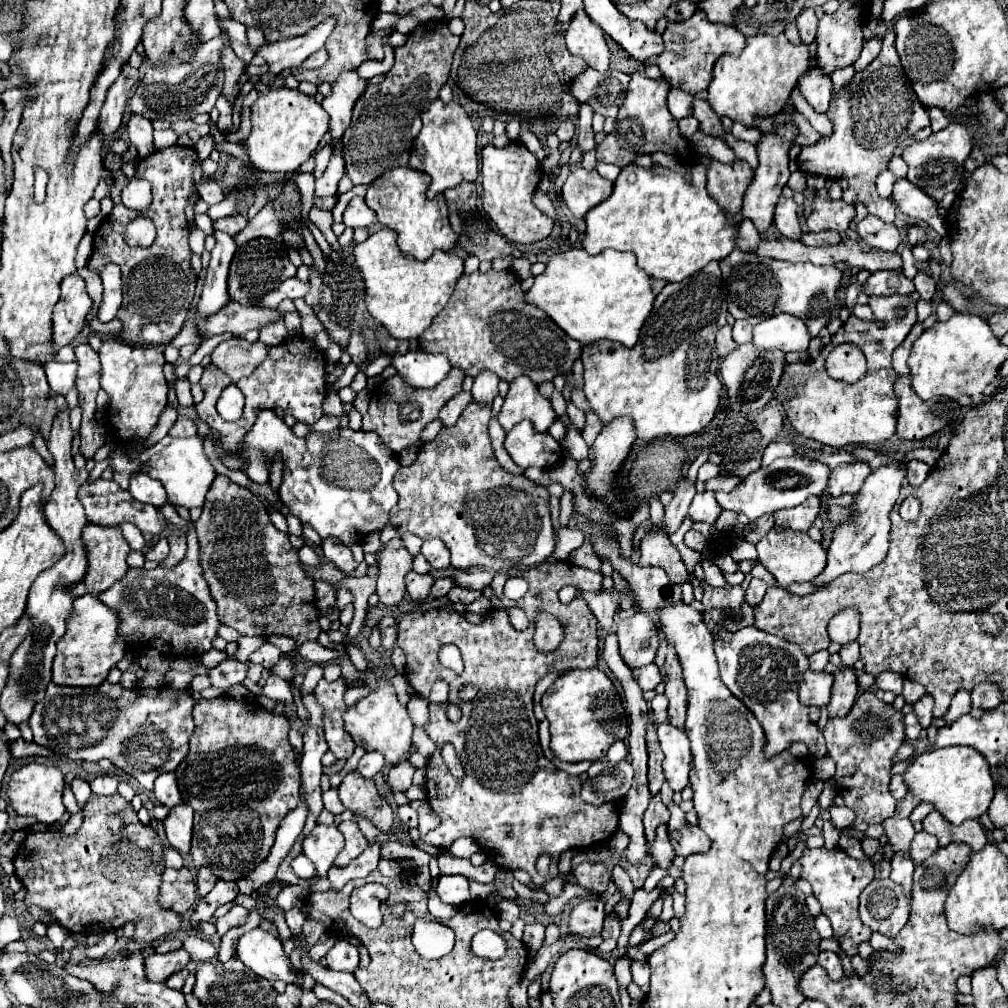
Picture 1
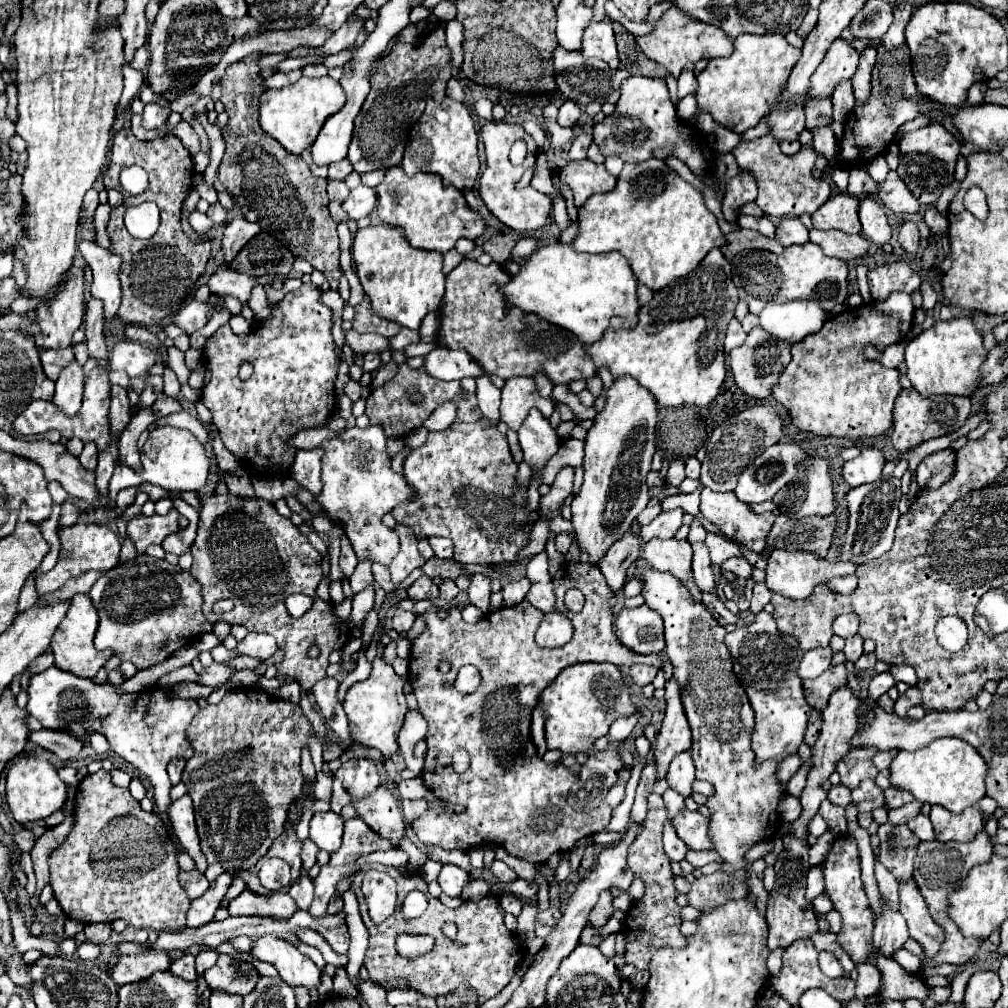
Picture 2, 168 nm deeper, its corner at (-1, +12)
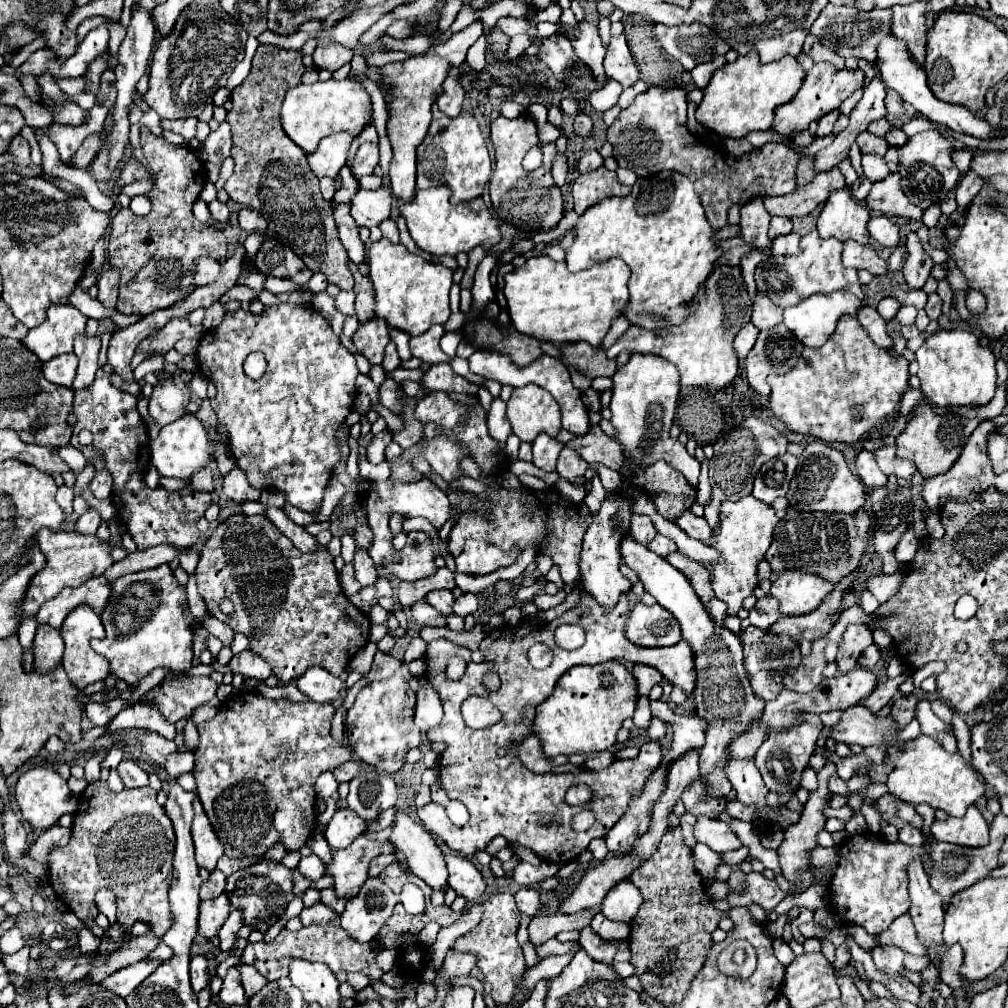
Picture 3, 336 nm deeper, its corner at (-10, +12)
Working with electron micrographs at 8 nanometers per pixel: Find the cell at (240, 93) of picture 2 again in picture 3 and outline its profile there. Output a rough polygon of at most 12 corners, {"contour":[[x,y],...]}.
{"contour":[[257,47],[227,113],[233,201],[349,291],[333,207],[279,123],[299,51]]}

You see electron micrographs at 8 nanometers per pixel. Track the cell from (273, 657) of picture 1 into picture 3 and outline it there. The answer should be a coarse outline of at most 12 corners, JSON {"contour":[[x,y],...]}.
{"contour":[[251,649],[237,653],[235,673],[267,679],[273,669]]}

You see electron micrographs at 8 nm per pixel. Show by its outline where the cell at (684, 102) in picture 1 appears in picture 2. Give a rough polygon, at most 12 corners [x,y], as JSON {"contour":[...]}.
{"contour":[[688,63],[678,77],[678,99],[698,87],[694,63]]}

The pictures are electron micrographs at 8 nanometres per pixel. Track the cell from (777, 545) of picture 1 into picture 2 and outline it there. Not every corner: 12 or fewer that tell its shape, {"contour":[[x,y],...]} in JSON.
{"contour":[[772,551],[766,587],[806,599],[814,587],[854,575],[852,563]]}

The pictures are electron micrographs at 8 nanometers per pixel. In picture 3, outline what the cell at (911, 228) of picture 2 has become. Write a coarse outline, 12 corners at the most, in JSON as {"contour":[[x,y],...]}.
{"contour":[[917,231],[907,233],[903,277],[921,289],[935,263]]}

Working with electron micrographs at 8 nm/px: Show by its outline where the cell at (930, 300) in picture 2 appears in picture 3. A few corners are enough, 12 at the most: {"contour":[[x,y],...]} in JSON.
{"contour":[[937,293],[929,295],[925,311],[929,319],[941,315],[941,297]]}

